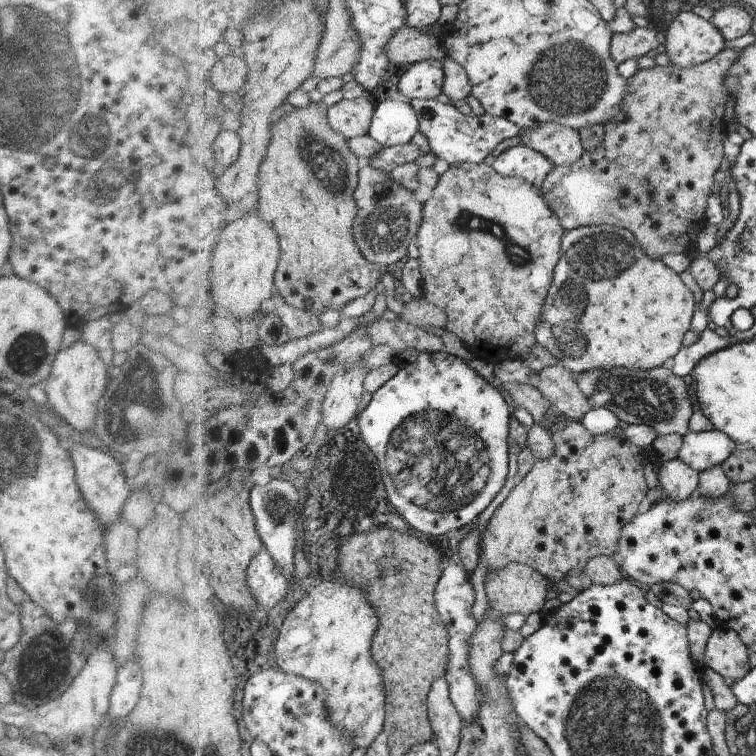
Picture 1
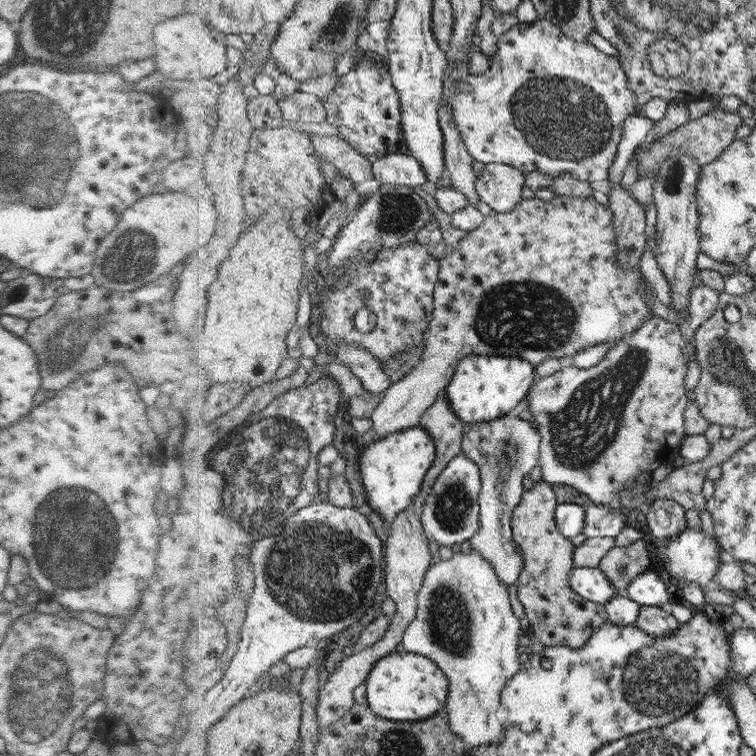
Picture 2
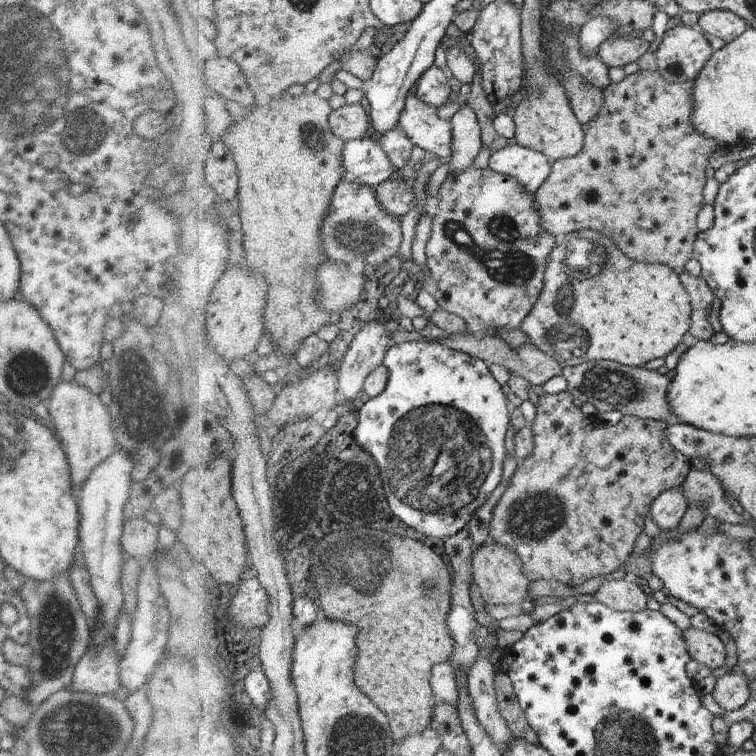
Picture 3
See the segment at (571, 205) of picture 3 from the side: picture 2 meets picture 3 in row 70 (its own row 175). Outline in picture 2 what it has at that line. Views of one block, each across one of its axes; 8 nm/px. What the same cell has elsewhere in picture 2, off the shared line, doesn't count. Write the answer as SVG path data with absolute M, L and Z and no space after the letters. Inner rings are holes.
M717 106L713 110L711 110L708 114L703 115L698 120L690 120L686 122L680 128L676 128L671 132L668 132L666 136L662 136L662 138L658 138L651 141L644 141L641 145L638 145L638 149L636 150L636 159L638 159L638 174L640 176L645 176L645 174L656 173L656 178L658 175L658 170L662 167L662 164L666 163L670 157L678 154L678 153L686 153L688 157L692 157L694 161L700 167L703 165L708 165L710 162L714 162L718 160L723 153L729 148L730 144L730 136L734 136L734 132L736 132L736 128L742 124L743 120L740 120L740 116L736 116L738 112L734 114L730 114L730 112L726 112L720 106Z

